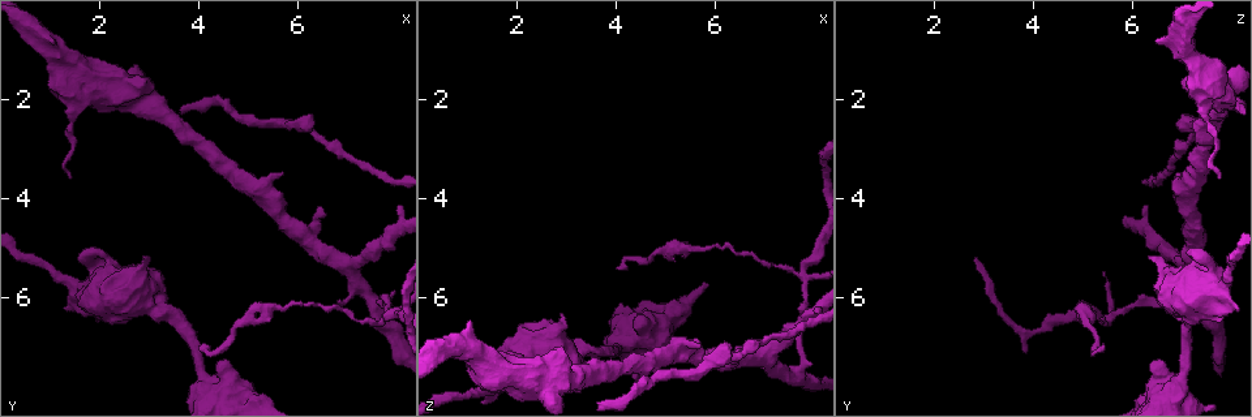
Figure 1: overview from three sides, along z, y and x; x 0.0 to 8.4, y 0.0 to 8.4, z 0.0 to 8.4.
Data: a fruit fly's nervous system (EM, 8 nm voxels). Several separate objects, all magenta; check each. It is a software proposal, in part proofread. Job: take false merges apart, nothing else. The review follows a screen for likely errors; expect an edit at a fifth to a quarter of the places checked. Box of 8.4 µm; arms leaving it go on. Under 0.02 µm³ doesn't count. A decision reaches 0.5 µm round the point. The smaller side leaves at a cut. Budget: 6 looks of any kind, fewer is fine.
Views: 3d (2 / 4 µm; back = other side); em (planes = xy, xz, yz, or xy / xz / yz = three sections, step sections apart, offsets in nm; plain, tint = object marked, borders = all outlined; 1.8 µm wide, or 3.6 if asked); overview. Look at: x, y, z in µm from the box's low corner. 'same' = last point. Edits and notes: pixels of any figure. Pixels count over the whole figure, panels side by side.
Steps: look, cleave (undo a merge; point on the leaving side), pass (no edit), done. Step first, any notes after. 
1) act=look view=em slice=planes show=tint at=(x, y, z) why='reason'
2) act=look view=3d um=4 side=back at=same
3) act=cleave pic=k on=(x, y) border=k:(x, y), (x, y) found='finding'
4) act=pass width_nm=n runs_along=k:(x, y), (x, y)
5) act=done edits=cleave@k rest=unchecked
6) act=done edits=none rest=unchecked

act=look view=em slice=planes show=tint at=(6.20, 2.55, 7.20) why='arms part here'

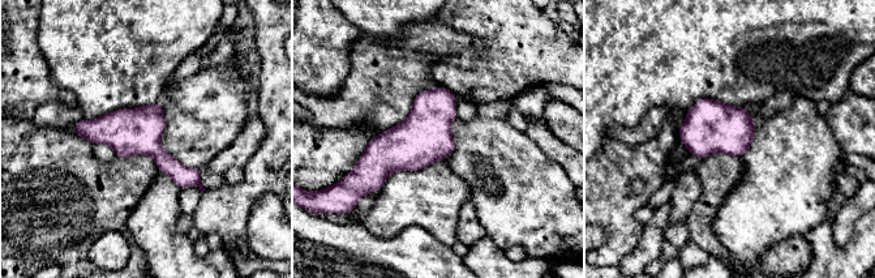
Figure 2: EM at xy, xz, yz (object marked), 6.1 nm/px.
act=pass runs_along=2:(77, 127), (136, 132), (197, 182) found='all the same neuron'

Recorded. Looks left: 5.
act=look view=em um=3.6 slice=planes show=tint at=(4.15, 7.80, 6.90) why='calibre changes'

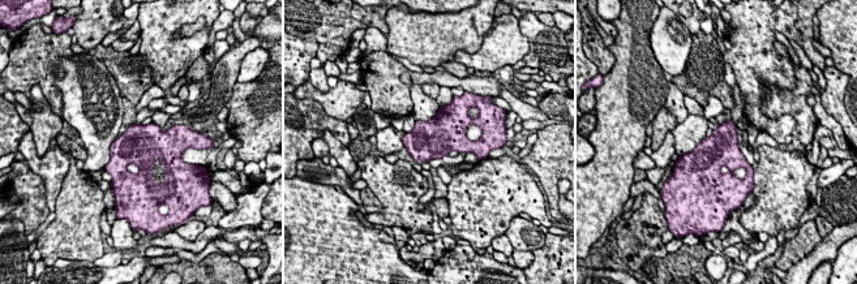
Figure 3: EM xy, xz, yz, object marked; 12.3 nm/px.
act=pass width_nm=480 found='continuous, no second neuron'

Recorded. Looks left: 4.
act=look view=em um=3.6 slice=planes show=tint at=(7.75, 6.45, 5.60) why='four arms meet'

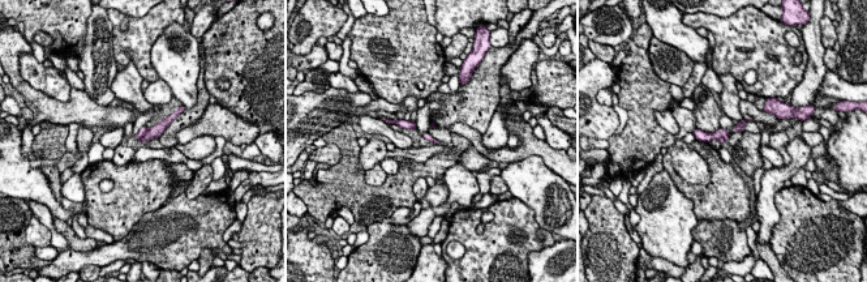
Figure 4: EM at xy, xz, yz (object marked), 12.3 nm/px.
act=cleave pic=4 on=(154, 132) width_nm=90 border=4:(147, 129), (138, 139) found='two neurons meet here'

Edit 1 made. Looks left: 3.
act=done edits=cleave@4 rest=unchecked

